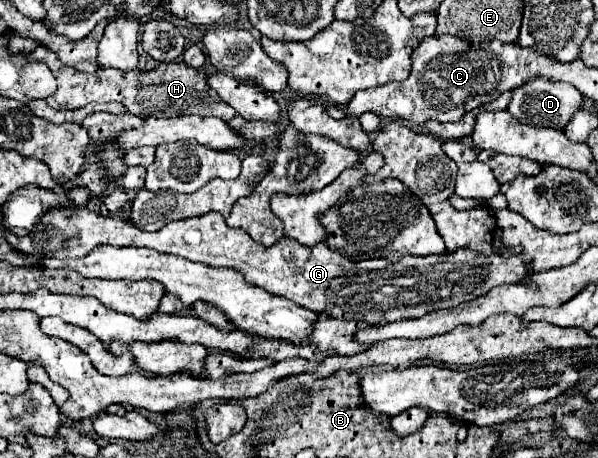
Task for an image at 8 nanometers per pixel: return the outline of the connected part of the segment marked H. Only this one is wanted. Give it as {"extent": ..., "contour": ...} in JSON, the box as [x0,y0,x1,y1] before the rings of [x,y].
{"extent":[33,48,237,120],"contour":[[[37,48],[33,58],[39,58],[49,66],[53,76],[57,78],[57,92],[49,96],[47,104],[55,110],[77,110],[87,106],[89,102],[121,102],[135,116],[155,116],[155,118],[171,118],[177,114],[197,114],[197,116],[217,116],[221,120],[233,118],[237,112],[225,104],[218,94],[207,86],[209,74],[205,70],[191,68],[183,62],[159,64],[153,70],[117,70],[117,68],[99,68],[93,74],[79,72],[67,64],[63,64],[57,54],[49,48]]]}

